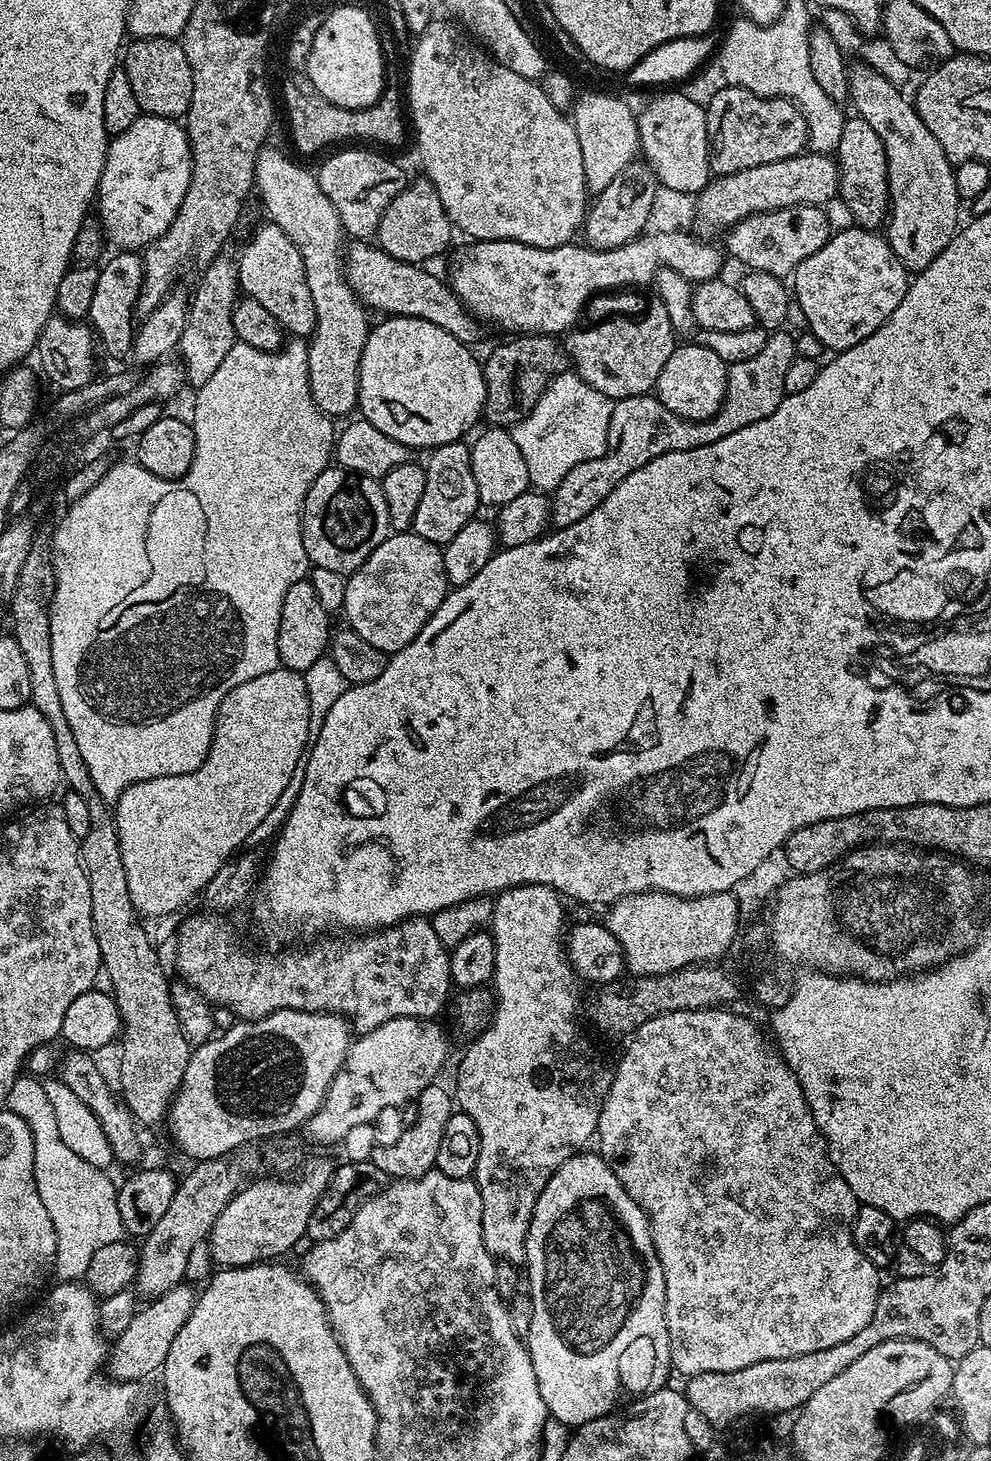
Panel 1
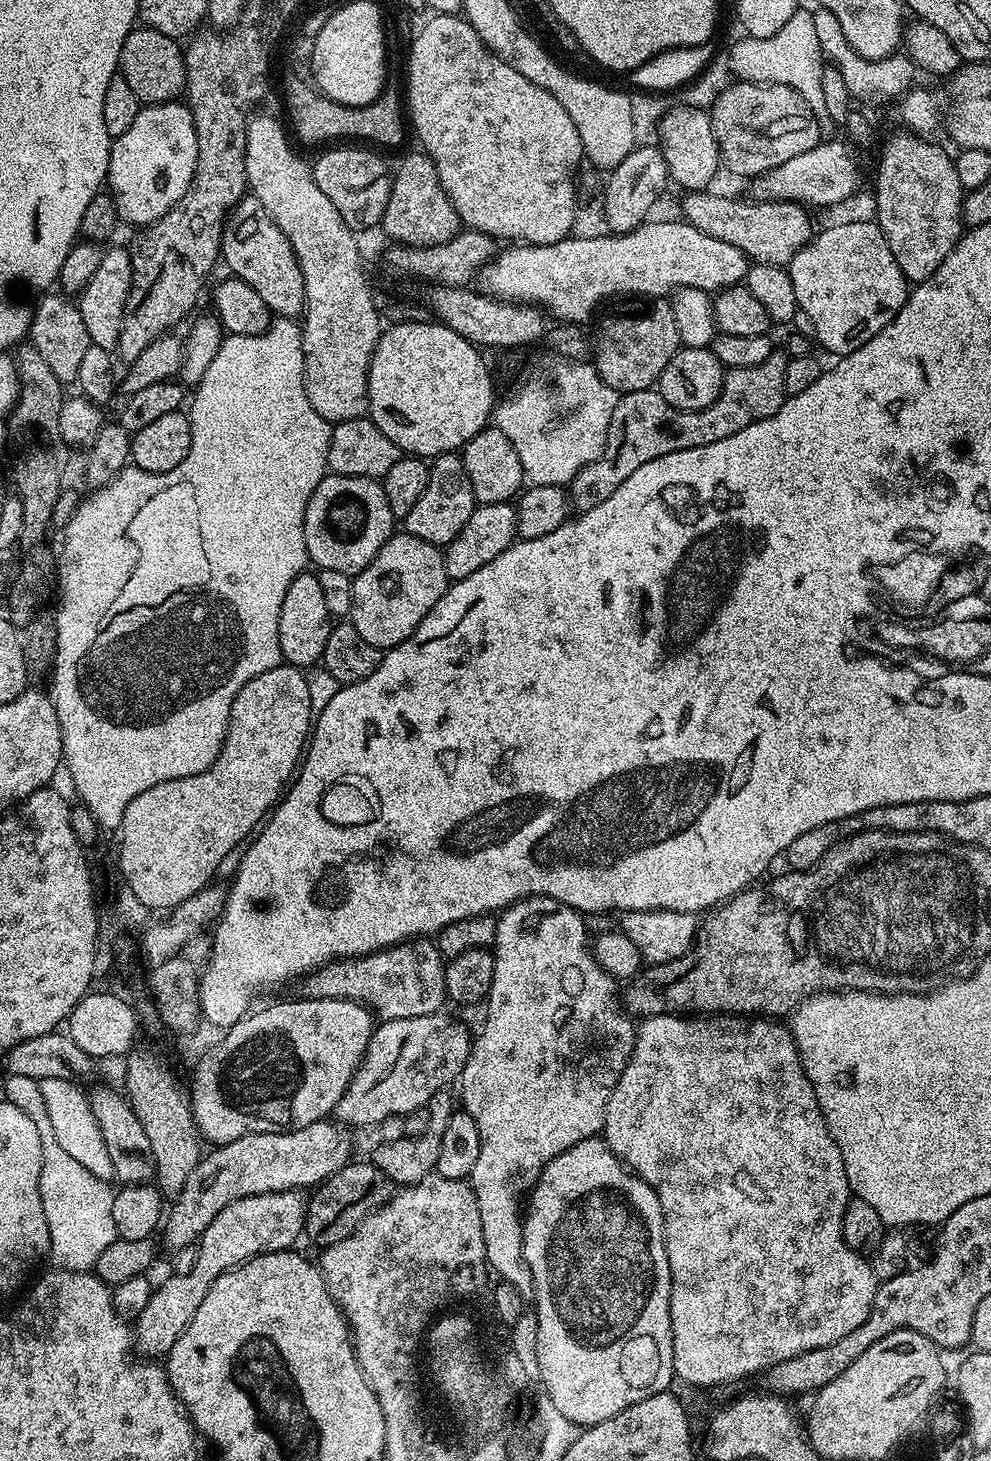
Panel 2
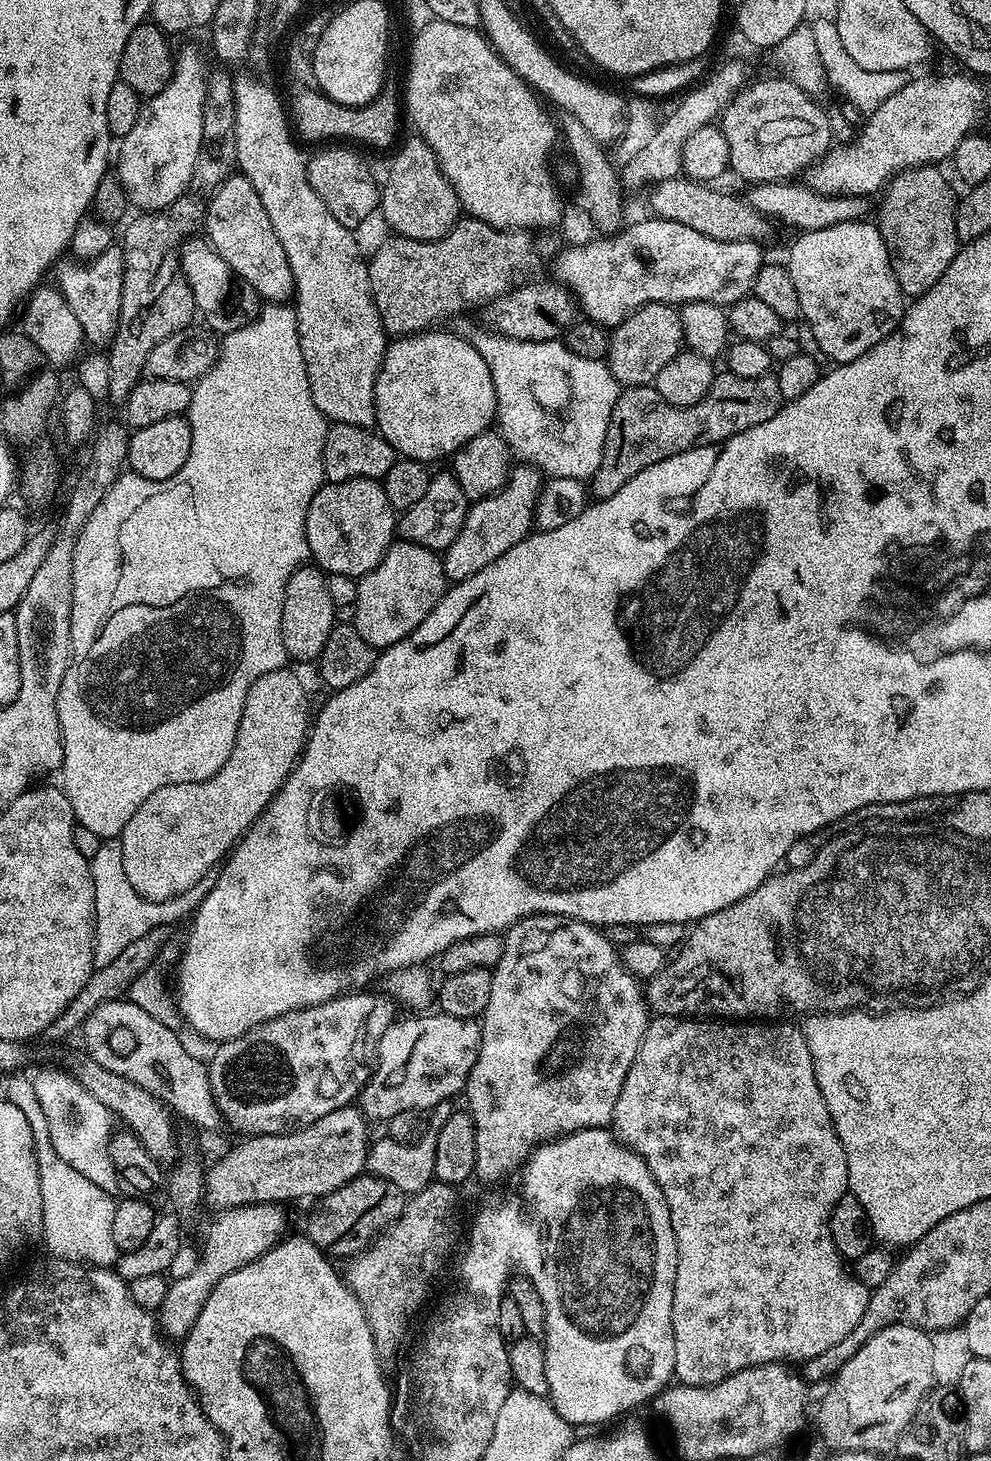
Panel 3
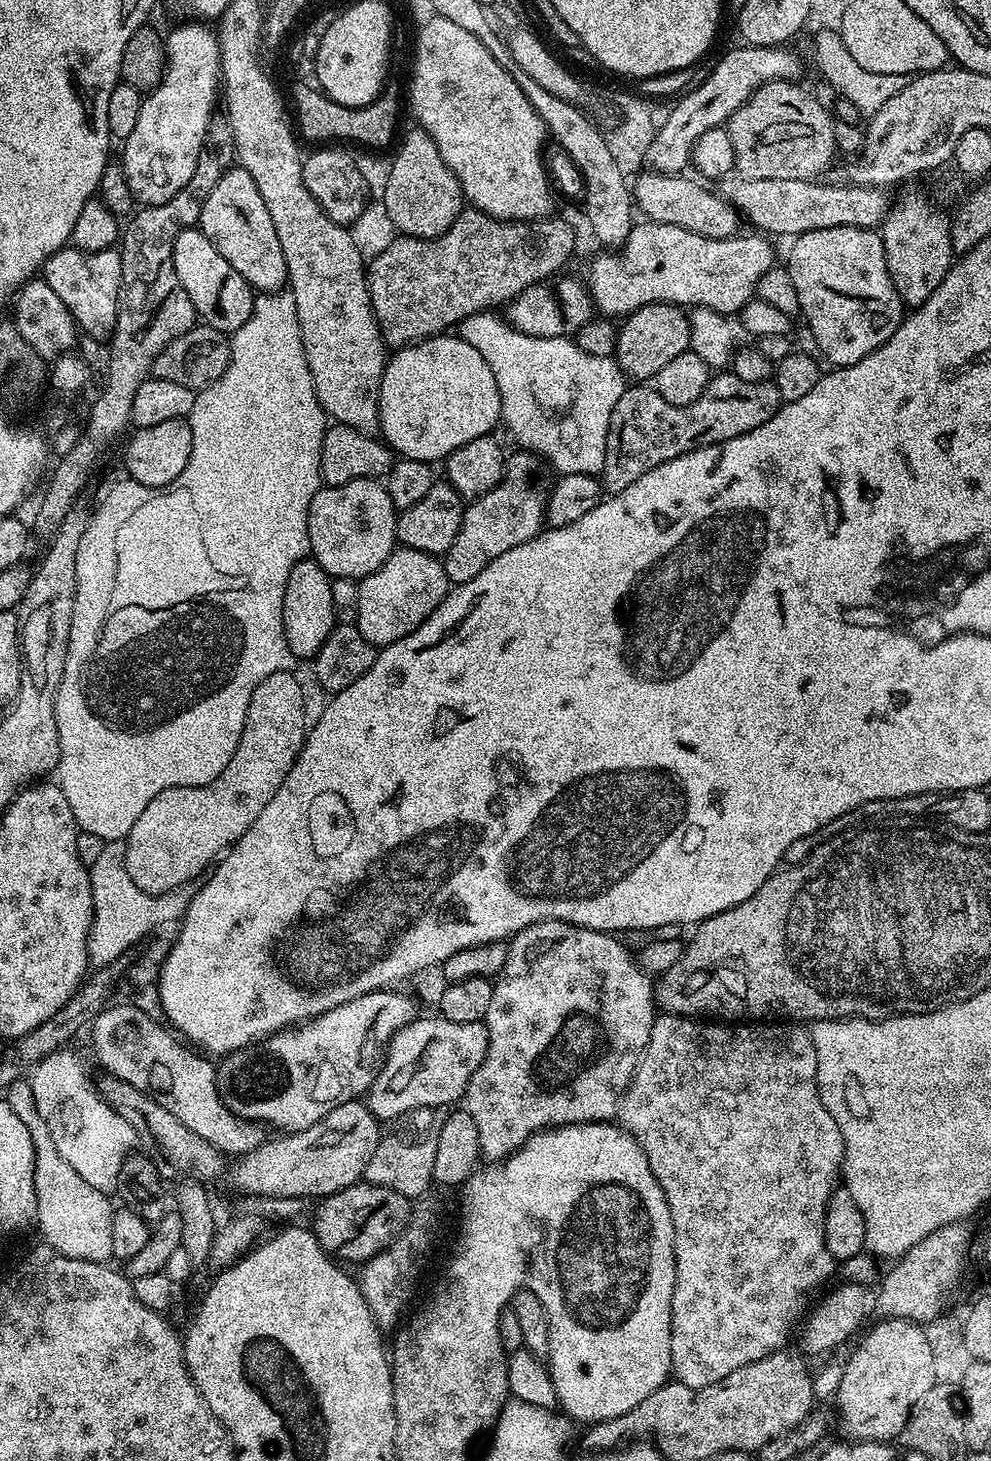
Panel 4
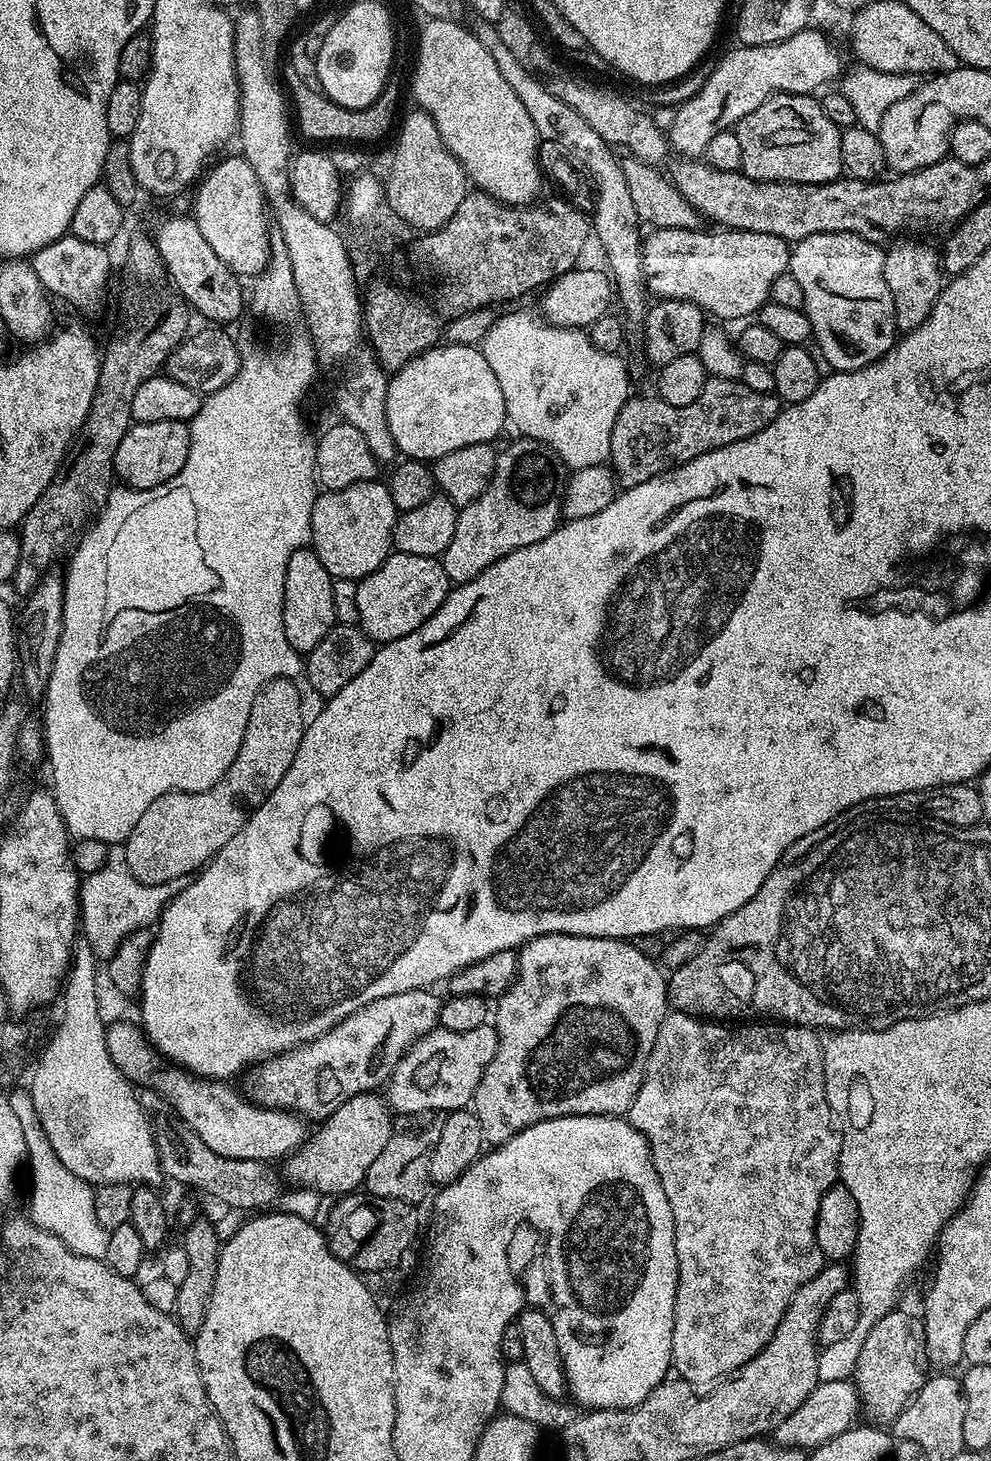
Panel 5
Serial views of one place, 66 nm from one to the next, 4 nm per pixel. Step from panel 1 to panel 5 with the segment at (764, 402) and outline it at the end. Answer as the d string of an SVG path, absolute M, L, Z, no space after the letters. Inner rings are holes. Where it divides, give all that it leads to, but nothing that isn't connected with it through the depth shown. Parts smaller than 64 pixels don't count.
M717 376L704 383L702 394L698 394L690 406L675 408L670 406L670 402L652 396L633 395L622 406L618 422L614 422L614 434L610 436L610 467L621 489L638 486L658 474L669 472L677 464L684 464L715 448L725 448L742 438L756 436L758 430L770 426L770 422L778 418L782 407L780 397L775 394L758 394L758 390L750 390L750 386L740 380L723 380Z

